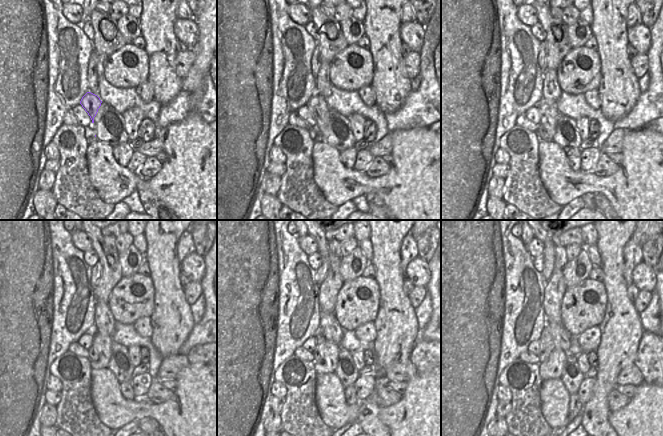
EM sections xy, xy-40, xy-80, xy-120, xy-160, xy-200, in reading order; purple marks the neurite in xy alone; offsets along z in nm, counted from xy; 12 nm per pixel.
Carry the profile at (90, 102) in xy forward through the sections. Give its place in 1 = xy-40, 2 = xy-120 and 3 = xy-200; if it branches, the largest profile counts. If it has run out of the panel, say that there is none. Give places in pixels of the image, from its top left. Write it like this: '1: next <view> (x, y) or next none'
1: next xy-40 (317, 105)
2: next xy-120 (103, 344)
3: next xy-200 (551, 368)

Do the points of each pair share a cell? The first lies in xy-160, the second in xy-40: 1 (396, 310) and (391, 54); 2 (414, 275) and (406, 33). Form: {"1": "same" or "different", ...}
{"1": "same", "2": "same"}

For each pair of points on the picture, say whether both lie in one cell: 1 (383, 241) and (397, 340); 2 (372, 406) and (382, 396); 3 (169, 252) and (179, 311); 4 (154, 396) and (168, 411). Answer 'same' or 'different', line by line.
1: same
2: different
3: same
4: different

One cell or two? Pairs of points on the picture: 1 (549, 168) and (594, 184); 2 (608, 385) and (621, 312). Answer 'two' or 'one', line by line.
1: one
2: one

